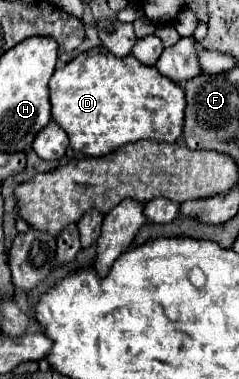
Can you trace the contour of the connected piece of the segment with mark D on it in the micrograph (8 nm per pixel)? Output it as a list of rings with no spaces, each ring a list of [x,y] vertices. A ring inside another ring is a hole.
[[[96,47],[54,71],[50,105],[52,119],[68,133],[70,147],[86,157],[102,157],[140,139],[174,143],[182,135],[186,101],[182,87],[164,79],[156,67],[146,67],[132,55],[120,59]]]

